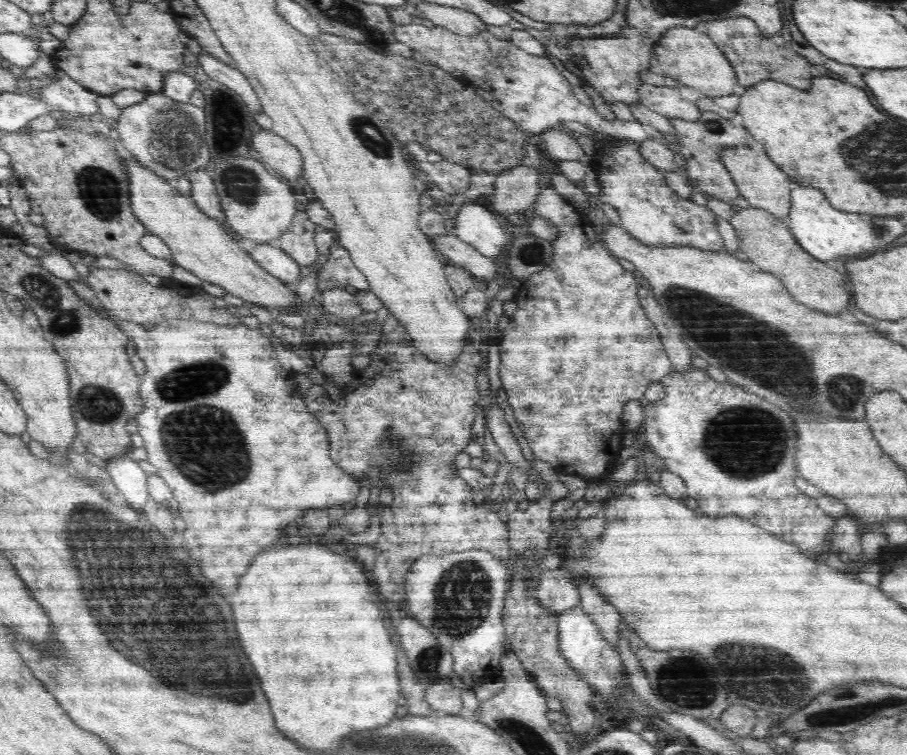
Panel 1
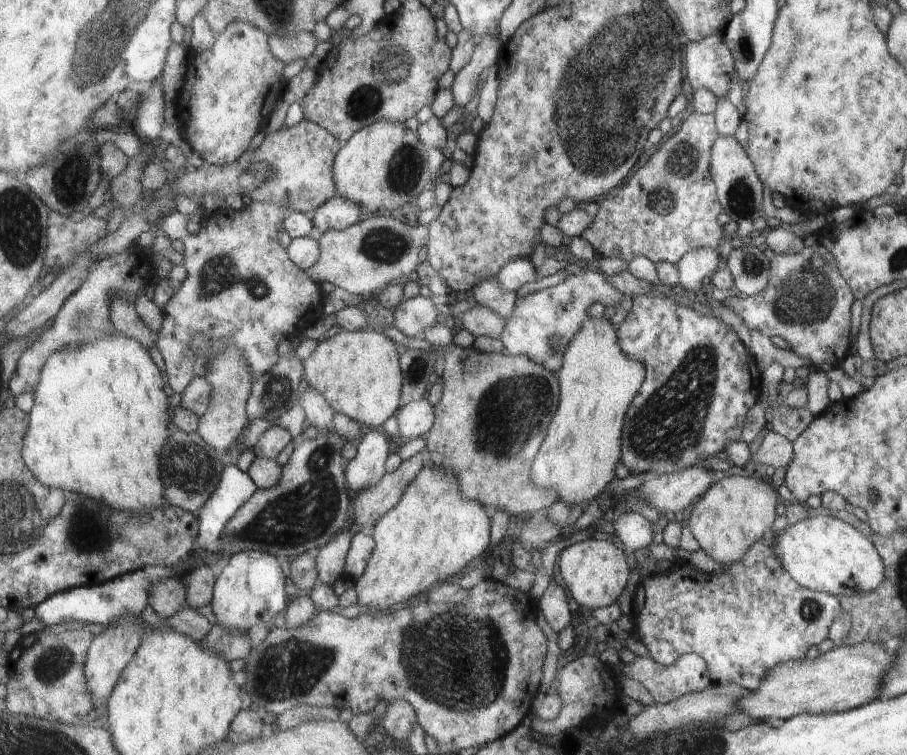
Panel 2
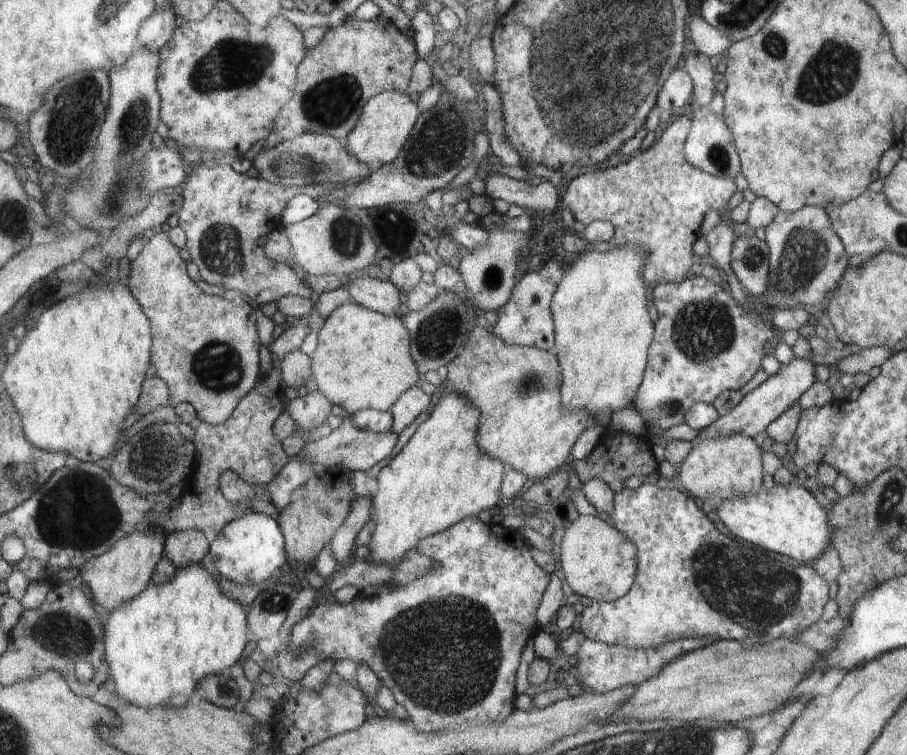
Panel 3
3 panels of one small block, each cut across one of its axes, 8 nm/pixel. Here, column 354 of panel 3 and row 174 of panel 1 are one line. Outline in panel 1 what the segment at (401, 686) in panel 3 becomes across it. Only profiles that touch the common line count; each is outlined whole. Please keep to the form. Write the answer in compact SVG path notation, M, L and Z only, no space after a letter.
M624 139L596 143L599 149L594 158L602 168L602 174L597 174L601 190L598 200L616 209L621 227L632 237L648 247L689 246L703 251L725 250L712 209L680 197L668 187L662 172L640 153L640 143Z

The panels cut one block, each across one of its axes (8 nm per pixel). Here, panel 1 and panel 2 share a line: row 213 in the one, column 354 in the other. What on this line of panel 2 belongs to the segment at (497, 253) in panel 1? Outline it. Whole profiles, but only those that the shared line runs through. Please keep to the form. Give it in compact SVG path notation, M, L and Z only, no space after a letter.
M372 428L363 431L356 456L345 462L347 488L353 496L382 480L386 474L385 464L389 455L388 438L383 431Z

